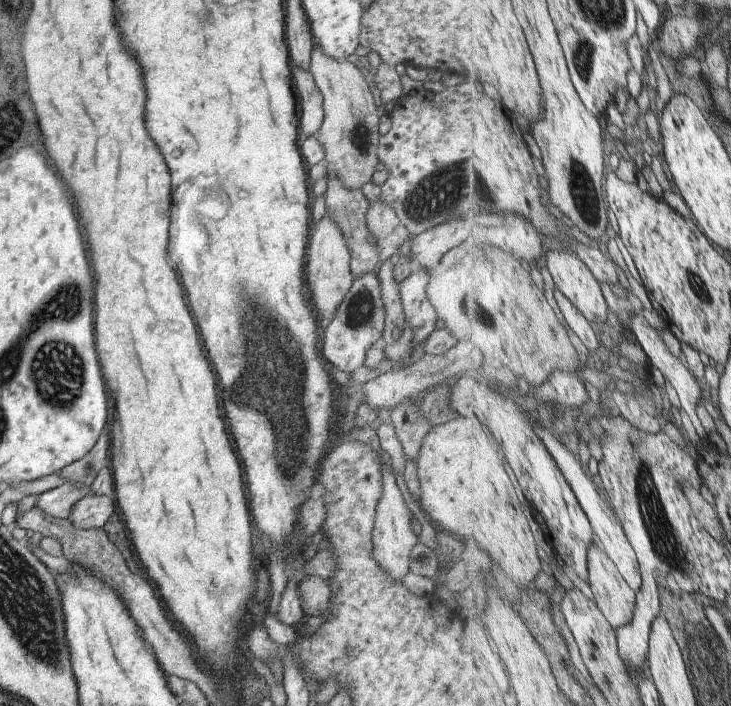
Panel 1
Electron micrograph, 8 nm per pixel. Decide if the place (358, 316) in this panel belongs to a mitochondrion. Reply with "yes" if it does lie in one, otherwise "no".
yes

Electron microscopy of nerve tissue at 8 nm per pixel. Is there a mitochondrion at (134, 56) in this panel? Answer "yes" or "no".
no

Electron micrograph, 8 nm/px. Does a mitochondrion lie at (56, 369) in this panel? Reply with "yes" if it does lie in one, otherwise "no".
yes

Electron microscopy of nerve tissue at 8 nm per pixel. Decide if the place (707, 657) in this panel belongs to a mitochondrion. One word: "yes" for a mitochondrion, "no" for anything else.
yes

